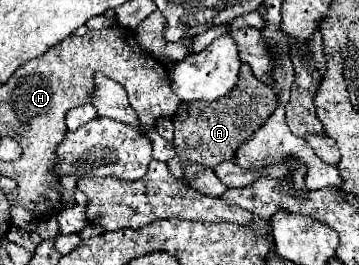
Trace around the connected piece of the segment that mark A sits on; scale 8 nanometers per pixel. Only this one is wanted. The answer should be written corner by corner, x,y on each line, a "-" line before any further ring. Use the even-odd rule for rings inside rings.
243,65
241,87
237,87
237,91
231,91
229,95
213,103
181,103
179,105
173,117
173,125
175,125
173,145
177,151
177,159
173,159
173,163
167,163
169,171
179,179
183,179
181,159
193,159
205,165
209,165
211,161
219,161
219,163
231,161
237,147
245,143
245,139
249,139
253,131
257,131
257,127
265,123
265,119
275,111
275,107
277,107
275,91
263,85
259,79
255,79
249,65

